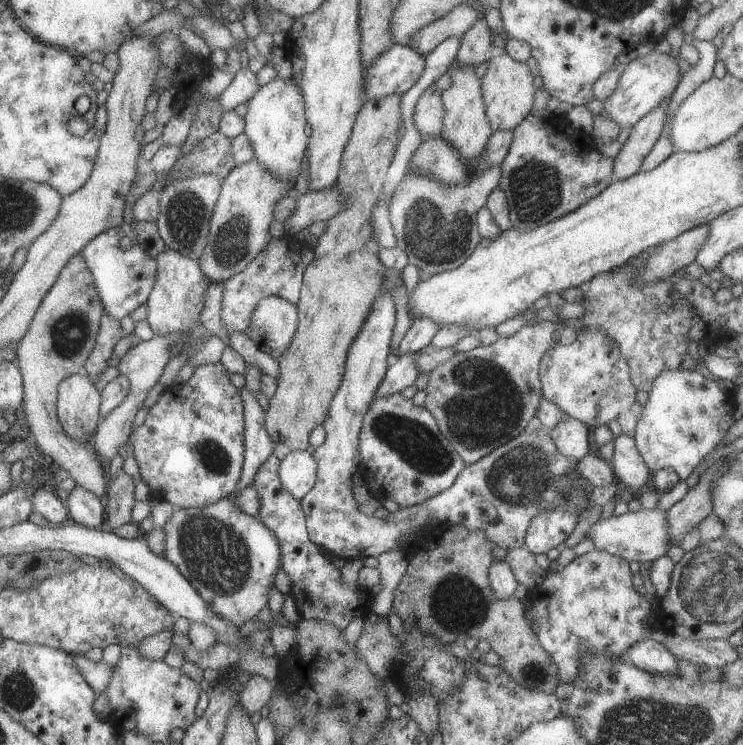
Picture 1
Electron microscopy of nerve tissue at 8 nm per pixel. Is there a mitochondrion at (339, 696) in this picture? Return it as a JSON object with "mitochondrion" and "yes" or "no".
{"mitochondrion":"yes"}

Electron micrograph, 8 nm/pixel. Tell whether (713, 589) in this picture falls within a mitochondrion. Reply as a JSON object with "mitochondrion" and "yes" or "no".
{"mitochondrion":"yes"}

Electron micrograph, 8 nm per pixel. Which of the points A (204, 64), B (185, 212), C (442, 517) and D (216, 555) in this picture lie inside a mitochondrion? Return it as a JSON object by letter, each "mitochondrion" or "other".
{"A":"other","B":"mitochondrion","C":"other","D":"mitochondrion"}

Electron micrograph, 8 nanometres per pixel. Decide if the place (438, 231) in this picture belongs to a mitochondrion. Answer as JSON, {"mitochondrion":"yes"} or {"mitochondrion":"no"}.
{"mitochondrion":"yes"}

